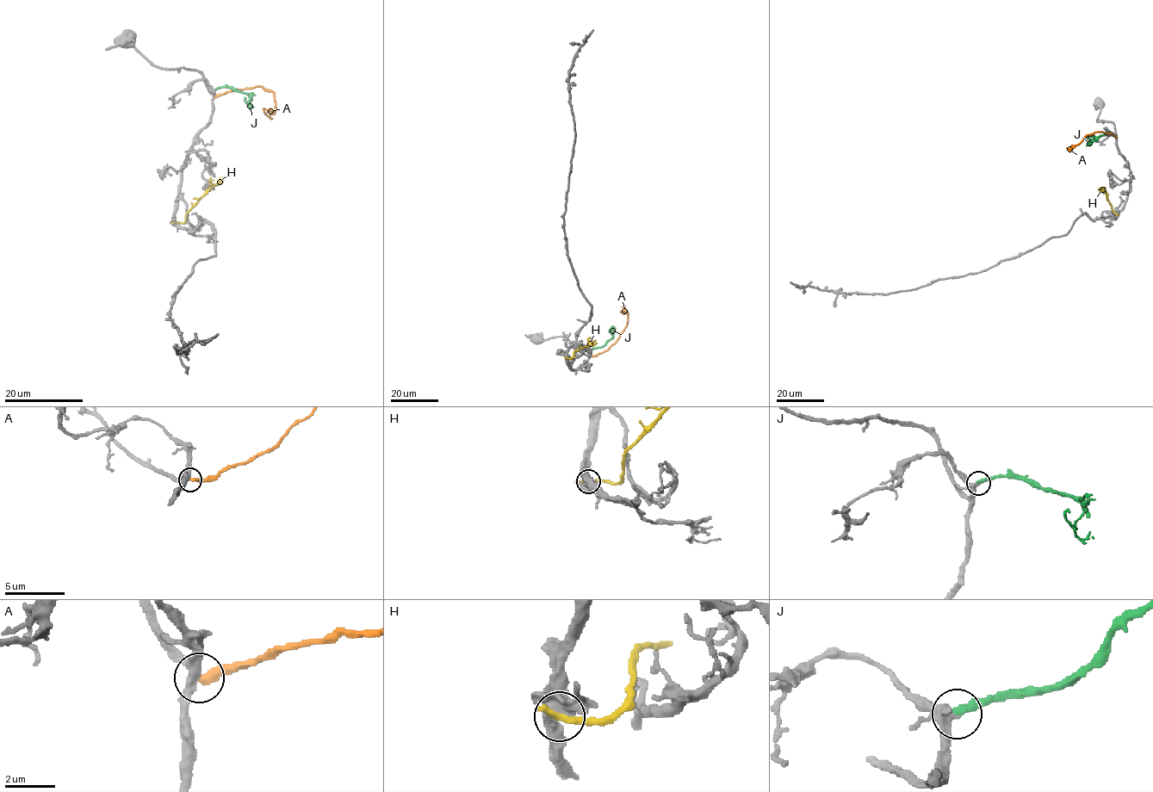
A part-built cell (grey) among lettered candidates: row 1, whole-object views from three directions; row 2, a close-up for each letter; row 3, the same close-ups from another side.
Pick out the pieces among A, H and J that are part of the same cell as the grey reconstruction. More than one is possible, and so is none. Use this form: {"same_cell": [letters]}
{"same_cell": ["J"]}

